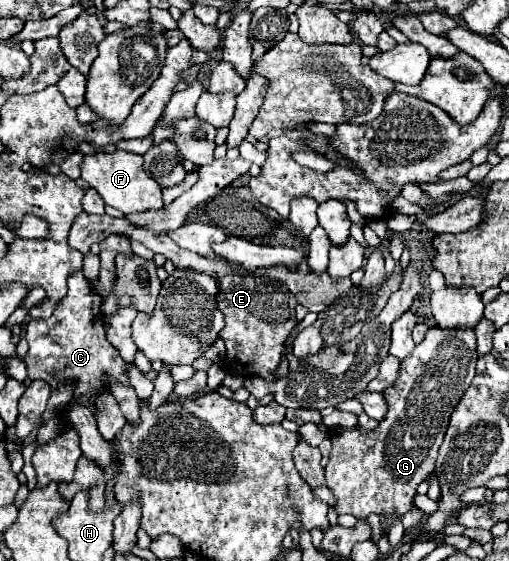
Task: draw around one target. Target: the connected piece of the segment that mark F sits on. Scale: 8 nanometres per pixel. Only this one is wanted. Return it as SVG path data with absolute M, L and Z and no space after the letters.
M97 151L93 155L83 155L81 163L81 177L97 189L97 193L103 197L105 205L111 205L119 209L121 213L139 213L139 211L149 211L149 209L163 209L161 201L161 187L157 181L153 181L145 171L143 171L143 157L129 153L129 151L111 151L103 153Z

